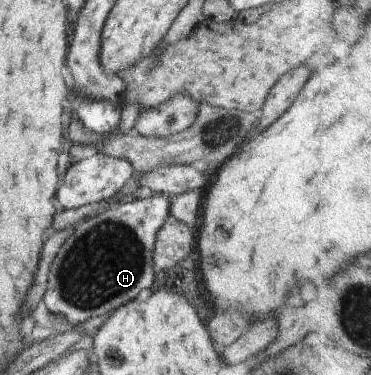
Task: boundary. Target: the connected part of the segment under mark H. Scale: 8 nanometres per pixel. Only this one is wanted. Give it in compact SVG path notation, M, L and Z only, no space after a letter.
M147 193L137 200L108 208L82 223L60 244L49 263L47 282L41 300L48 314L62 318L65 323L75 324L75 319L102 319L119 305L134 300L148 292L154 281L153 247L156 232L168 217L168 198Z

